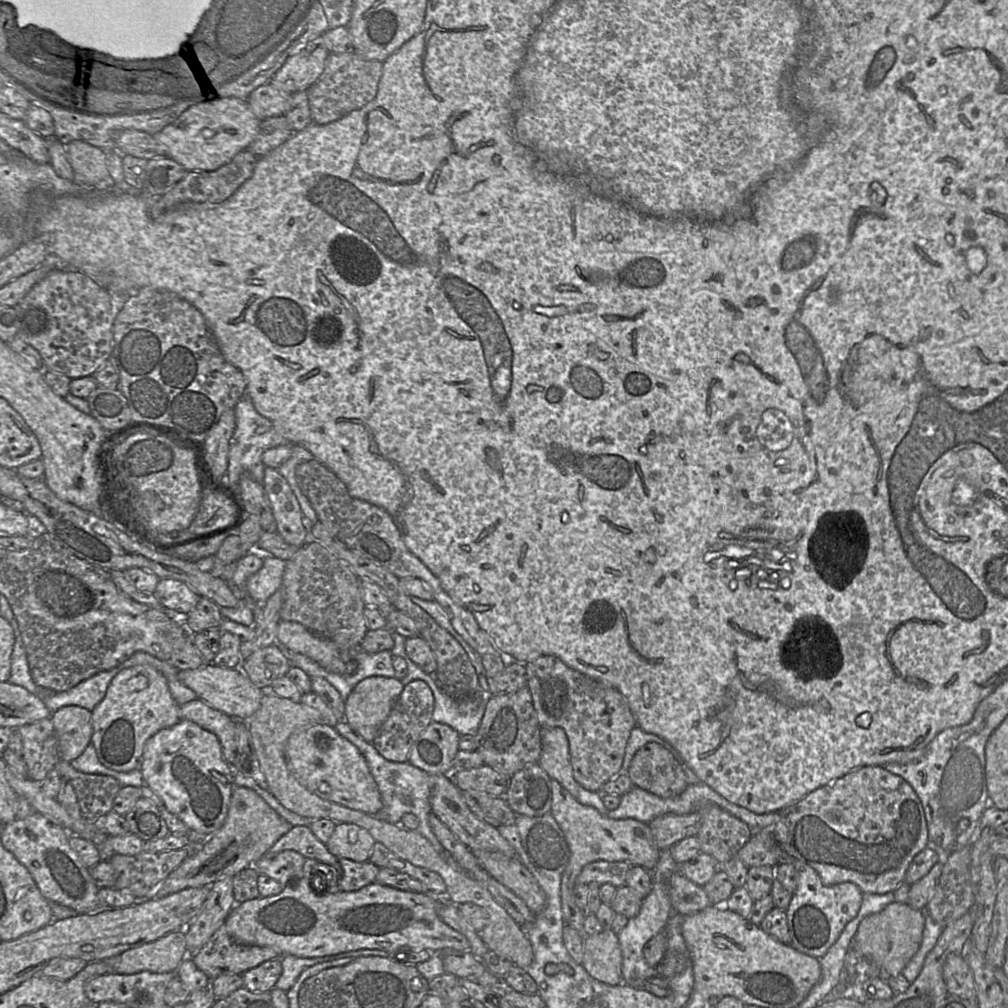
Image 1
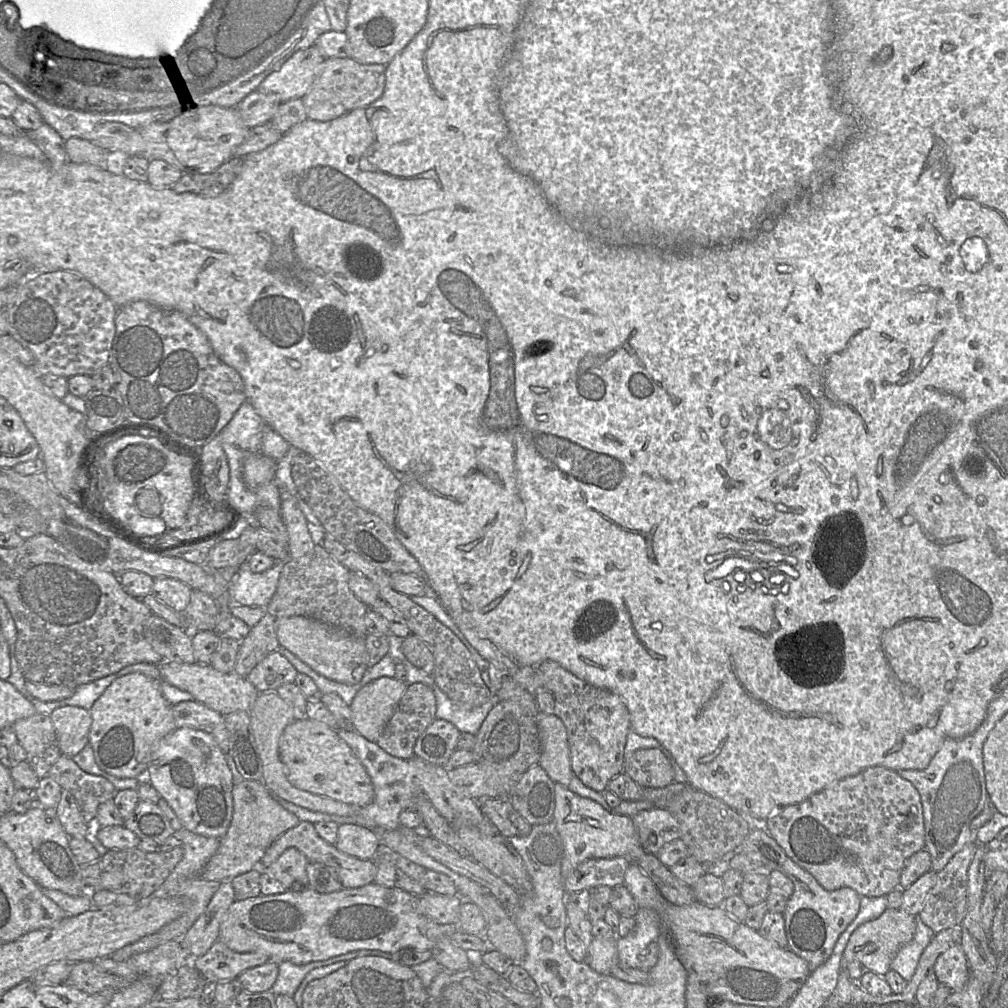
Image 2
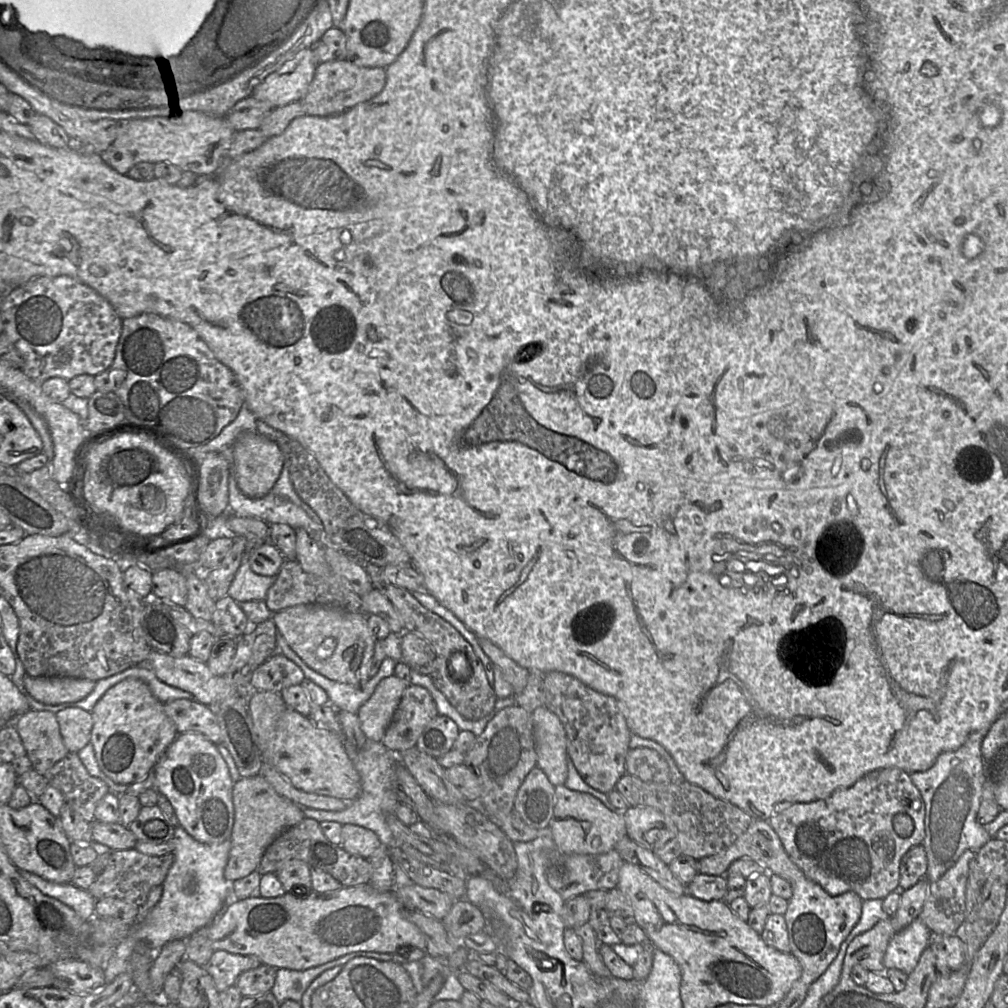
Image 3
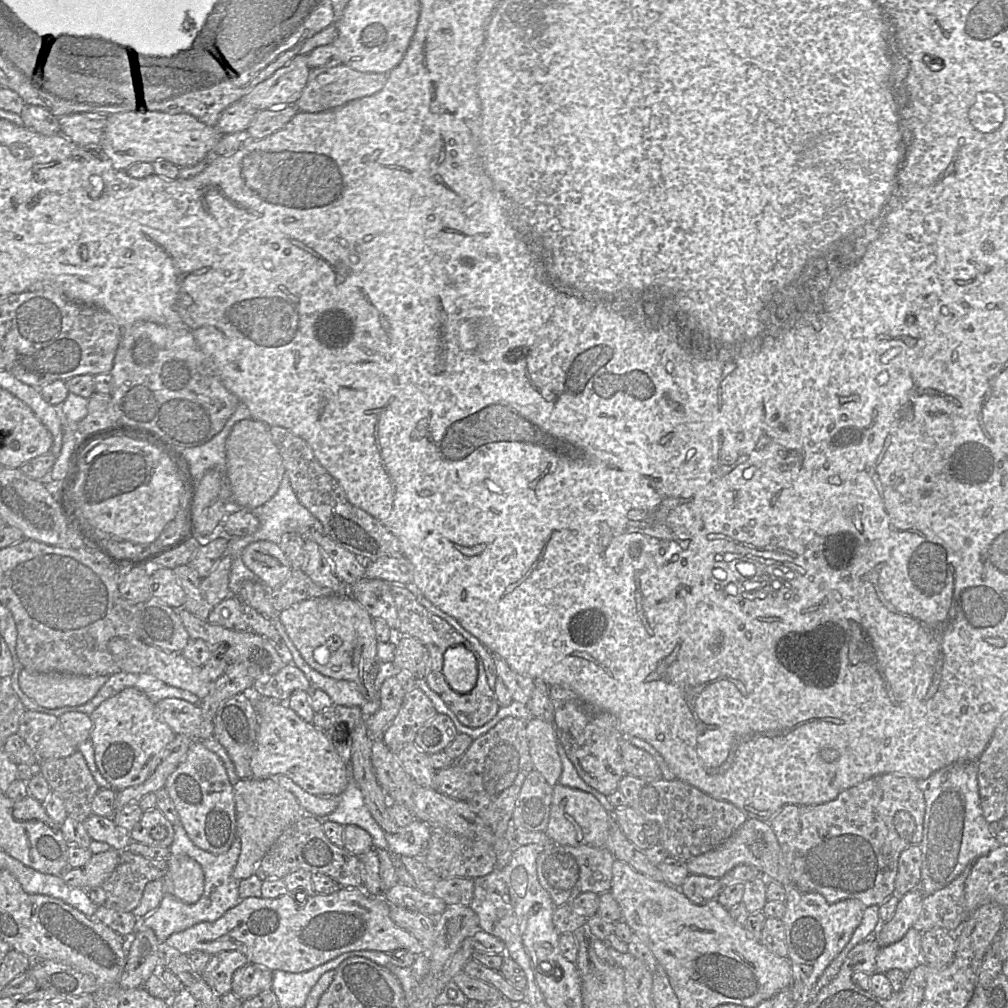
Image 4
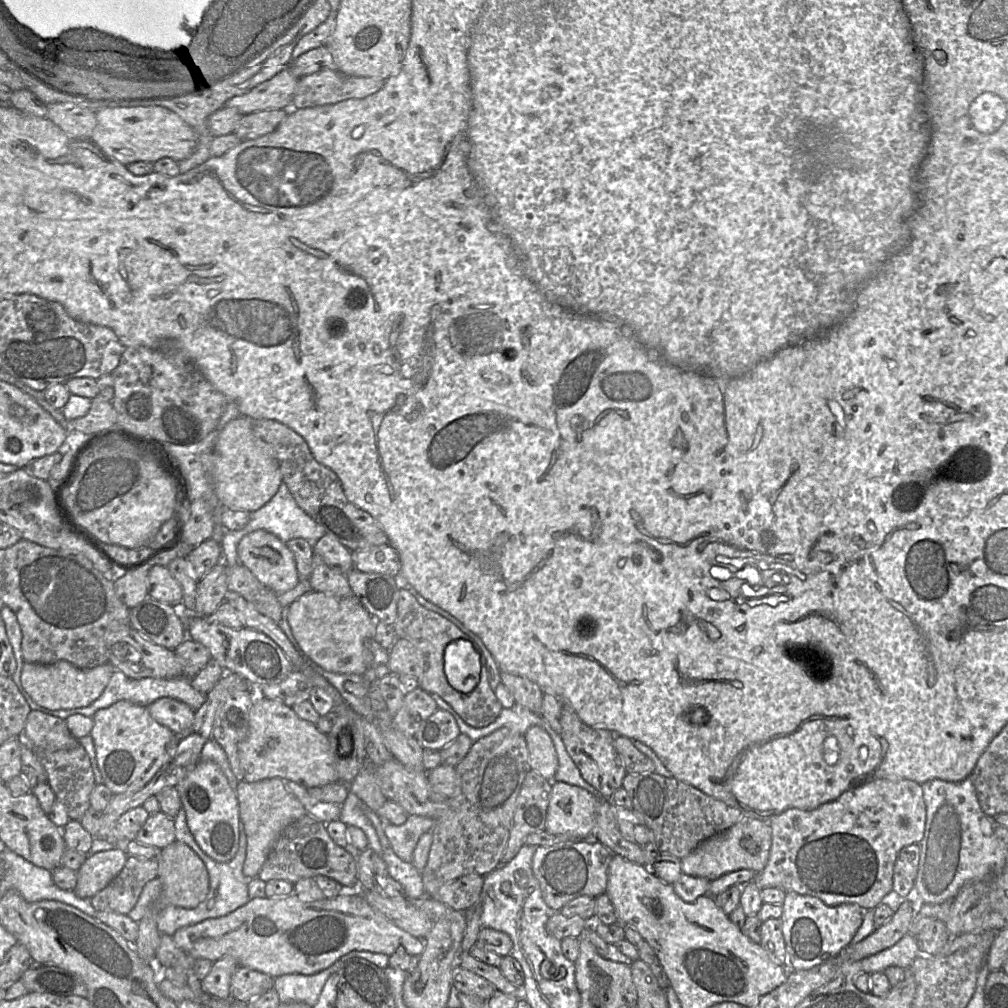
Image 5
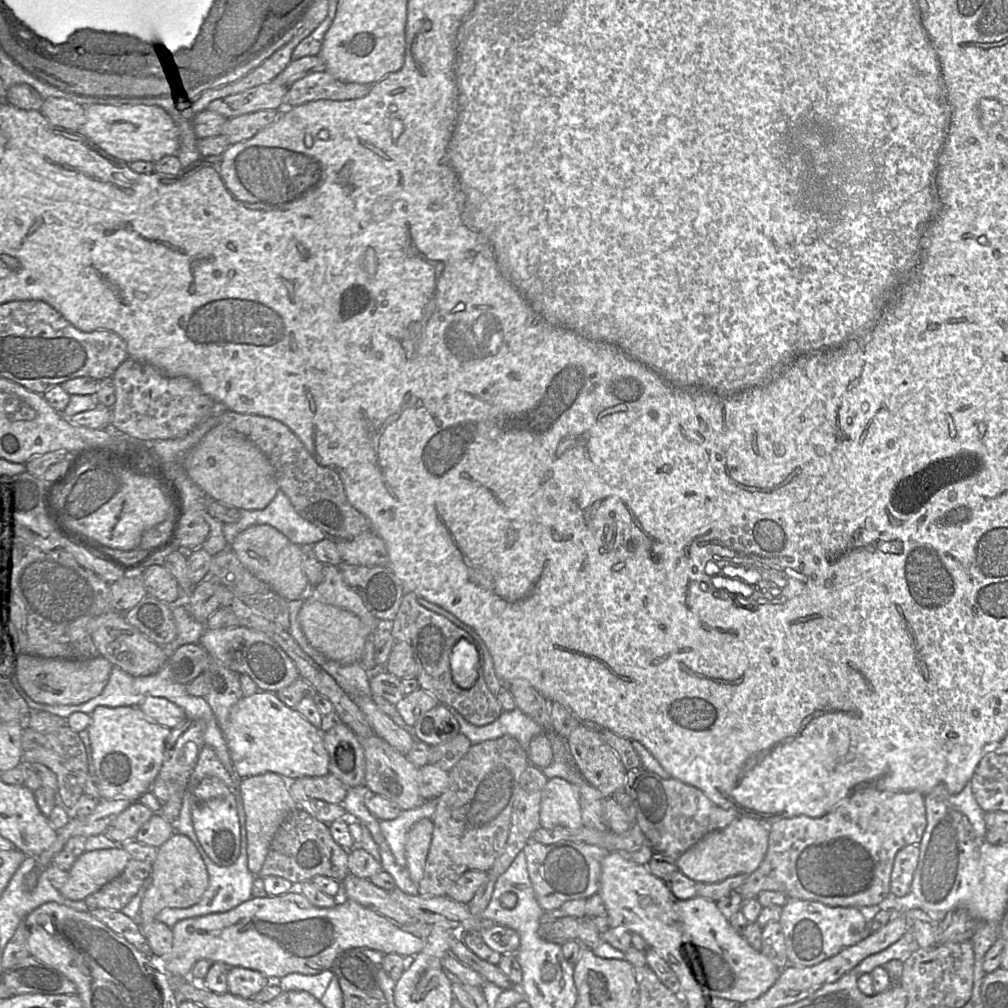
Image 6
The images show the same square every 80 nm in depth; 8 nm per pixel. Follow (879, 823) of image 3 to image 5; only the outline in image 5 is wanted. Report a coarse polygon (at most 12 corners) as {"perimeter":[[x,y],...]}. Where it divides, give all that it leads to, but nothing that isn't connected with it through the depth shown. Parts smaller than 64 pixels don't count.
{"perimeter":[[881,778],[766,822],[752,880],[874,910],[924,836],[919,783]]}

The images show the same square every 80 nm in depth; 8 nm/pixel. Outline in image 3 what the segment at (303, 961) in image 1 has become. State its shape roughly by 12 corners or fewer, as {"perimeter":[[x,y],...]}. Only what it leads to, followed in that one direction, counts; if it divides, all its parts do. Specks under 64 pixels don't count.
{"perimeter":[[352,952],[306,970],[278,968],[271,991],[279,1005],[300,1003],[315,978],[358,956]]}

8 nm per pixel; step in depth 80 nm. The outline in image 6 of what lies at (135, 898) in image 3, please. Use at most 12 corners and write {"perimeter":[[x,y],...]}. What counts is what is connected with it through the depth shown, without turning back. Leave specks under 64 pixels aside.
{"perimeter":[[131,858],[118,877],[84,901],[90,911],[121,911],[151,874]]}

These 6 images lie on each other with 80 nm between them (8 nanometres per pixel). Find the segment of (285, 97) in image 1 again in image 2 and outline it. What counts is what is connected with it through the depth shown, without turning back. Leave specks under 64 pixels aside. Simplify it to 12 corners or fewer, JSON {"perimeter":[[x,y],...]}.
{"perimeter":[[255,90],[234,108],[251,129],[270,121],[281,101]]}

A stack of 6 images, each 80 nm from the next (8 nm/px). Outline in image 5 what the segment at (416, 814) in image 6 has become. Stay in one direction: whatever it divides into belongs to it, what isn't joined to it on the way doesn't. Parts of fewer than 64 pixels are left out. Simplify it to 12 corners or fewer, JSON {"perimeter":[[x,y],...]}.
{"perimeter":[[412,814],[402,825],[386,822],[395,854],[411,862],[420,836],[435,820]]}

